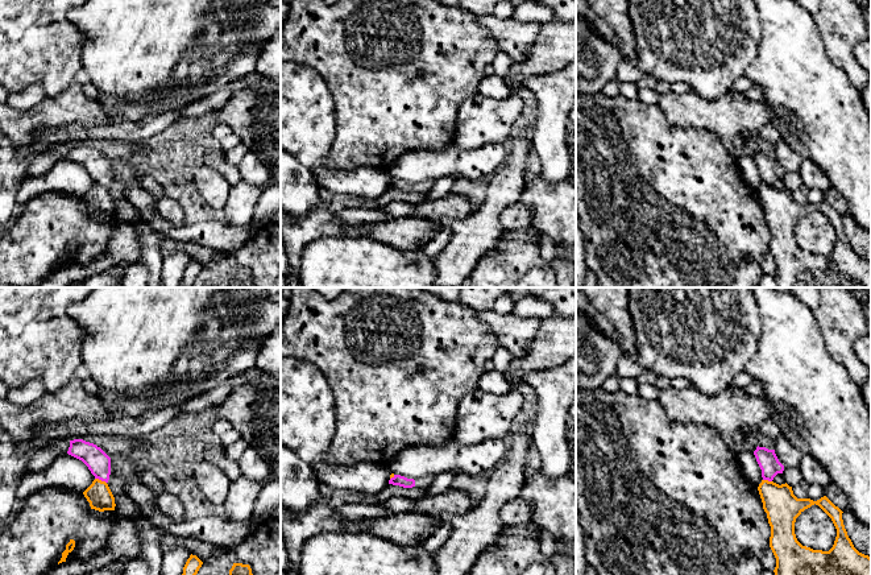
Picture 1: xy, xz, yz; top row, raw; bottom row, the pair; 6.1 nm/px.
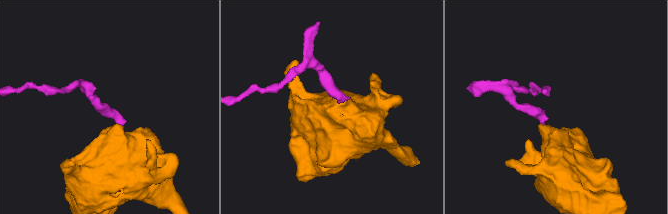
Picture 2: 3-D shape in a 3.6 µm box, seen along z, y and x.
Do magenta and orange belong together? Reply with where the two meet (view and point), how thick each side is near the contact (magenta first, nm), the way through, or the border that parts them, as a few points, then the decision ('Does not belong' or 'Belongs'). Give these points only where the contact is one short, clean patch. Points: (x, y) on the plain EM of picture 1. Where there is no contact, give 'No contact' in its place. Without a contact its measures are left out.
Touches magenta at xy (100, 183). Thickness 140 nm (magenta) against 150 nm. Boundary: xy (95, 182), (106, 187). Does not belong

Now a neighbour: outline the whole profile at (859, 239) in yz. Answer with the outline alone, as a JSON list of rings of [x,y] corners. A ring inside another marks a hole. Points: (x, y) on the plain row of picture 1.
[[[850,215],[842,218],[842,224],[854,252],[871,262],[871,233],[860,228]]]

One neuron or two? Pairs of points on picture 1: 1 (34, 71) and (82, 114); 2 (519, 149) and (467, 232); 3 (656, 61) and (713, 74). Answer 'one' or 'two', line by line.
1: two
2: one
3: one

